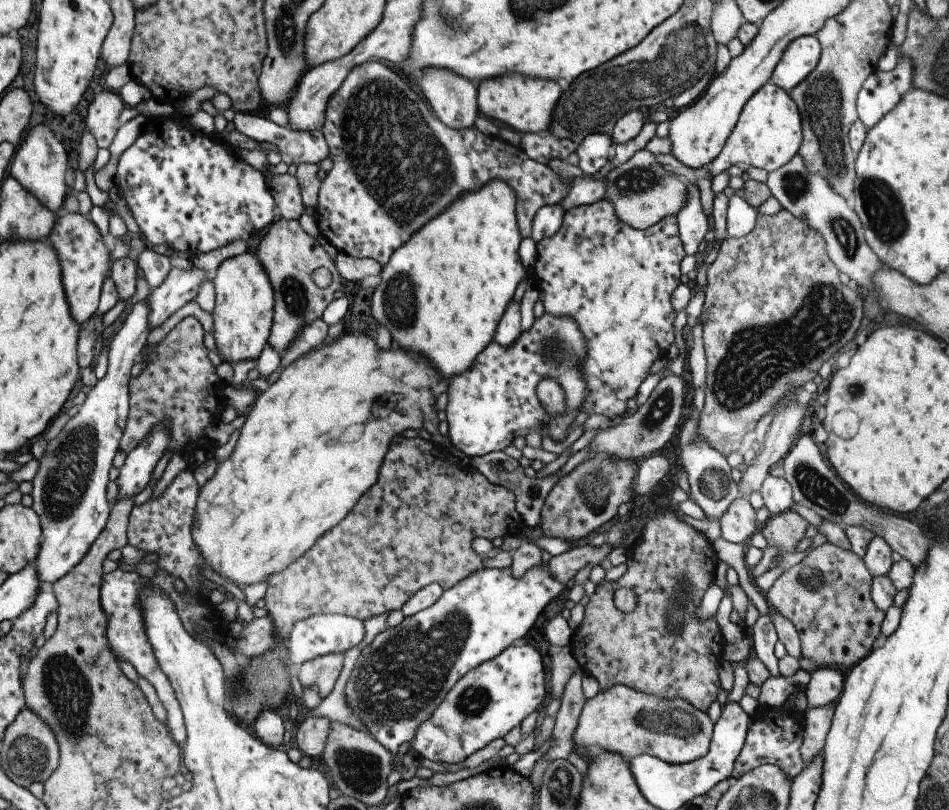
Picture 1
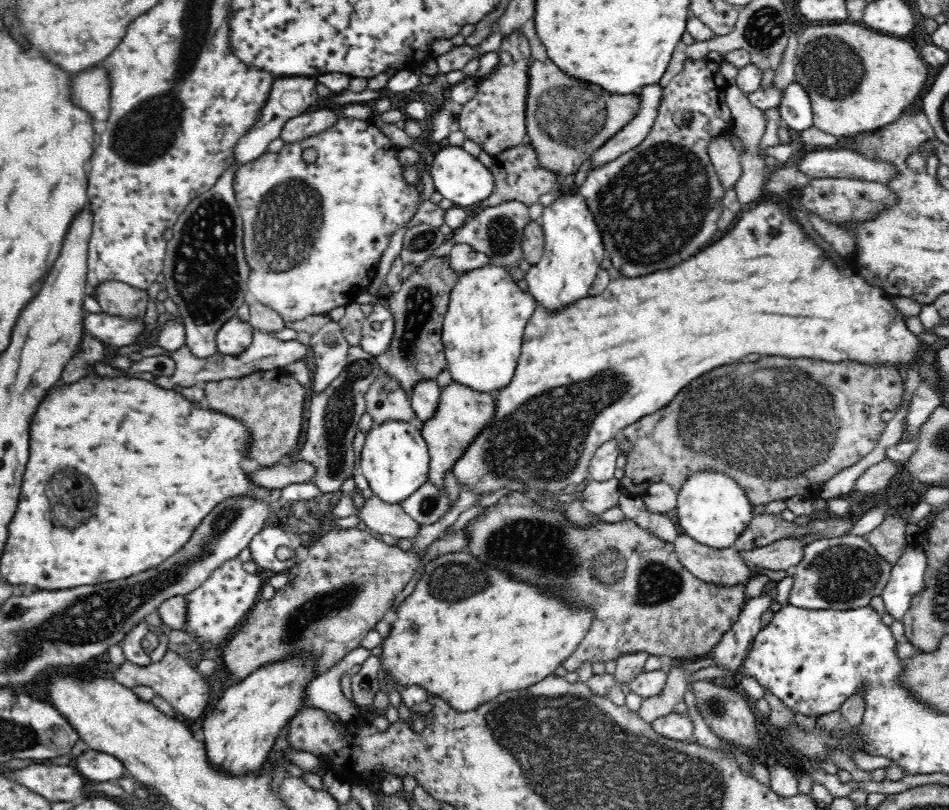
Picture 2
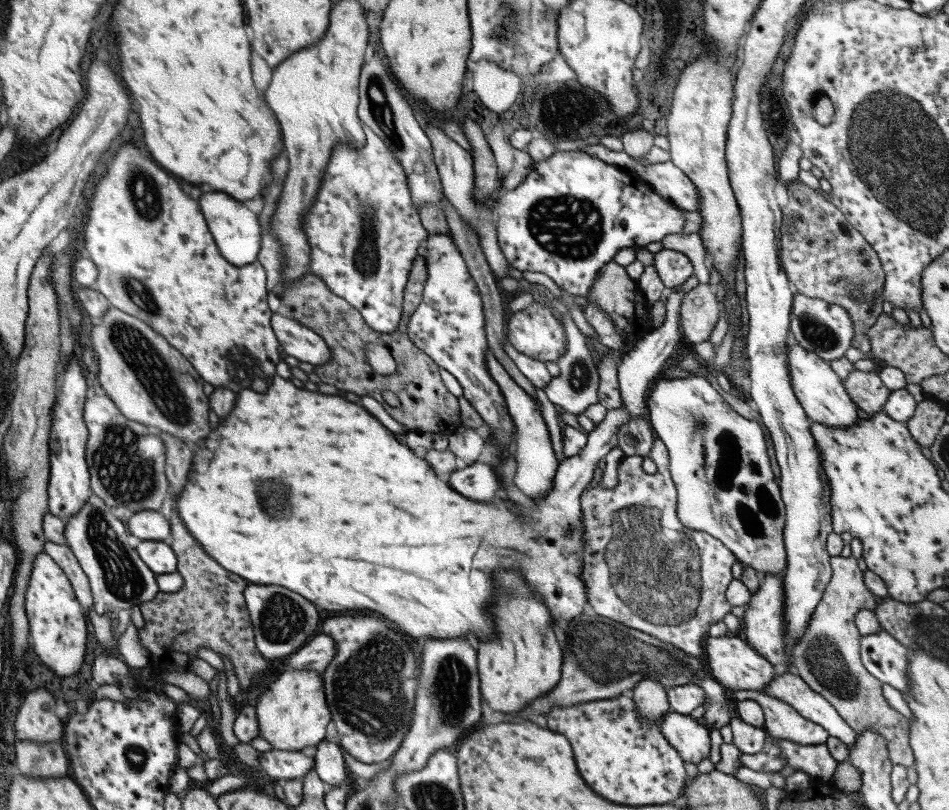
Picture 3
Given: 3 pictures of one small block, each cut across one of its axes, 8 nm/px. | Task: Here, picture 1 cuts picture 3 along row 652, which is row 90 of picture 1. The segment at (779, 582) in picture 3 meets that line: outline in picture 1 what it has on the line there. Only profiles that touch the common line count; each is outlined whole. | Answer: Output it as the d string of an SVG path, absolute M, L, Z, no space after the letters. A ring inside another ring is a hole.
M771 80L755 92L745 108L741 110L741 116L737 120L737 126L727 138L725 148L721 154L707 164L709 174L717 176L719 172L727 172L729 166L739 166L741 170L759 168L767 172L775 172L781 166L789 164L793 156L799 154L799 146L803 142L803 128L801 128L801 112L797 104L791 100L789 92L775 86Z

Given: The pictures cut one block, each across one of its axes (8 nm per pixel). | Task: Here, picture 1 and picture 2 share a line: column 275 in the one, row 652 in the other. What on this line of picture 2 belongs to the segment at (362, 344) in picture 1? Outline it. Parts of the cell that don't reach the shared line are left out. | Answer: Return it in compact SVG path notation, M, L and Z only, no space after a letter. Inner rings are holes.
M452 552L424 564L422 578L412 594L400 602L396 620L388 636L382 638L376 656L380 658L380 670L392 684L402 688L420 686L428 696L444 700L454 712L472 712L490 704L502 692L524 690L552 676L554 668L562 666L576 652L590 624L590 610L584 614L578 608L564 608L564 604L542 596L534 588L516 584L486 566L478 566L470 554Z

